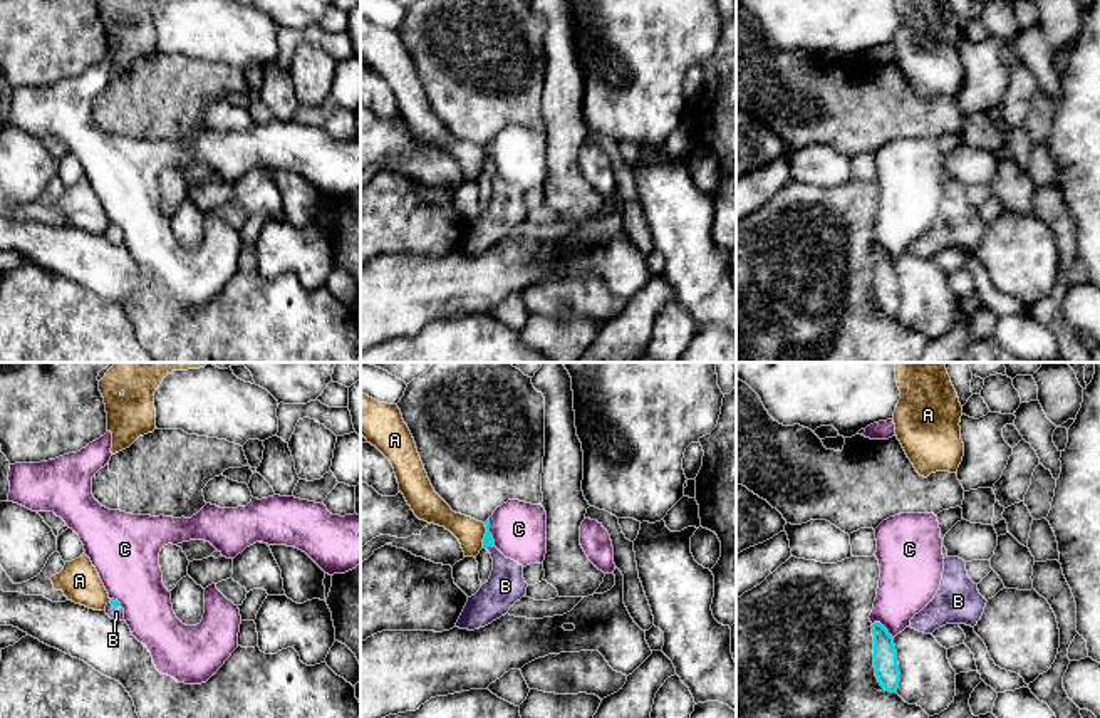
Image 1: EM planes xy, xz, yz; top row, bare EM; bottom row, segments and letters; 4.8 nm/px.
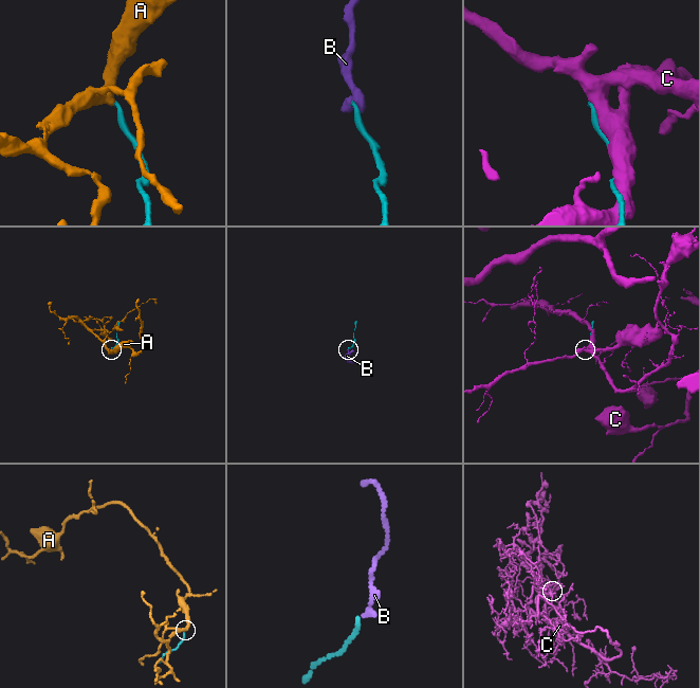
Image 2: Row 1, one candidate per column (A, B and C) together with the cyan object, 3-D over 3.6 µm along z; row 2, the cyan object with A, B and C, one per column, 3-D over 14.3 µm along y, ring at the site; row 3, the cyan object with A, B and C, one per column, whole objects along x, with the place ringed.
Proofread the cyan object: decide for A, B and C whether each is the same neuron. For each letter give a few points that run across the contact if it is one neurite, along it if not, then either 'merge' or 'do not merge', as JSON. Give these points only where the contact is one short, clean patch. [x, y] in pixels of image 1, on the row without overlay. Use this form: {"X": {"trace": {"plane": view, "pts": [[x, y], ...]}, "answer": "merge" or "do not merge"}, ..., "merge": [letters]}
{"A": {"trace": {"plane": "xz", "pts": [[487, 151], [482, 171]]}, "answer": "do not merge"}, "B": {"trace": {"plane": "xz", "pts": [[488, 165], [490, 170], [505, 195], [505, 210]]}, "answer": "merge"}, "C": {"answer": "do not merge"}, "merge": ["B"]}

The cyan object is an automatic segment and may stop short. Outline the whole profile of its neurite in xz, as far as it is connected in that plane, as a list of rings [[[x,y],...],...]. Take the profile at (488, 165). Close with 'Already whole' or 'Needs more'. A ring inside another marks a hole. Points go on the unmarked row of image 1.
[[[490,144],[485,146],[486,158],[483,173],[491,178],[493,195],[480,215],[468,221],[468,226],[456,247],[456,252],[475,255],[505,240],[510,232],[525,221],[528,208],[523,203],[523,190],[506,183],[490,158]]]. Needs more

